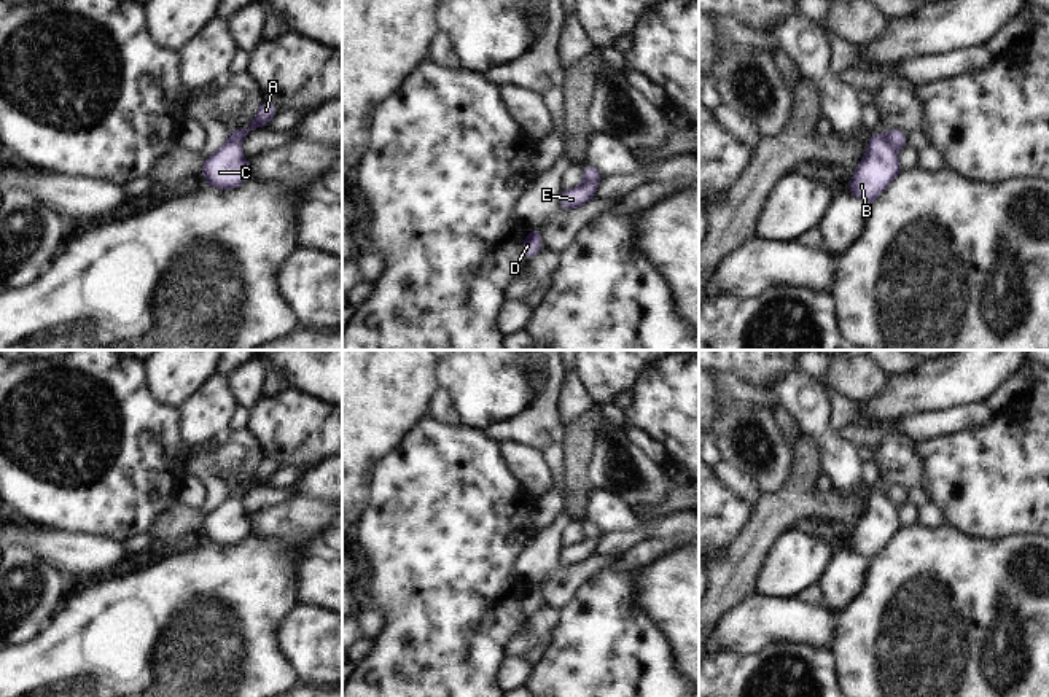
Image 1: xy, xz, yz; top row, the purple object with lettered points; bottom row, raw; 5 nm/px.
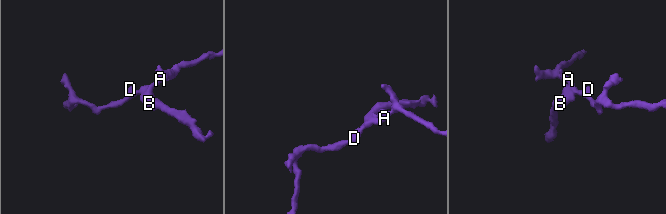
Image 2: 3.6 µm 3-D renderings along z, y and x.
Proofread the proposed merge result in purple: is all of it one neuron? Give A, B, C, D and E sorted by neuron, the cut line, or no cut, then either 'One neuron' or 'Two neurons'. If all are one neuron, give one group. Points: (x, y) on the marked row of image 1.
Groups: A D E / B C. Split along xy (242, 137), (228, 140). Two neurons.

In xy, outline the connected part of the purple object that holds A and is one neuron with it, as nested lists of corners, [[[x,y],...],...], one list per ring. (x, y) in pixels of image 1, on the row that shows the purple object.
[[[263,100],[261,105],[259,105],[259,110],[256,111],[256,115],[253,118],[253,121],[247,127],[239,127],[239,129],[229,132],[228,140],[245,138],[245,135],[252,129],[264,127],[277,113],[279,113],[277,107],[274,107],[267,100]]]

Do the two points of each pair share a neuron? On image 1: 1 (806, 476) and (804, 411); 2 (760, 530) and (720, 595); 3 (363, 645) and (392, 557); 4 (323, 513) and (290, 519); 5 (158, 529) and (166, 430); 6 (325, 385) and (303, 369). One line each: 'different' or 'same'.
1: different
2: same
3: different
4: same
5: different
6: same

